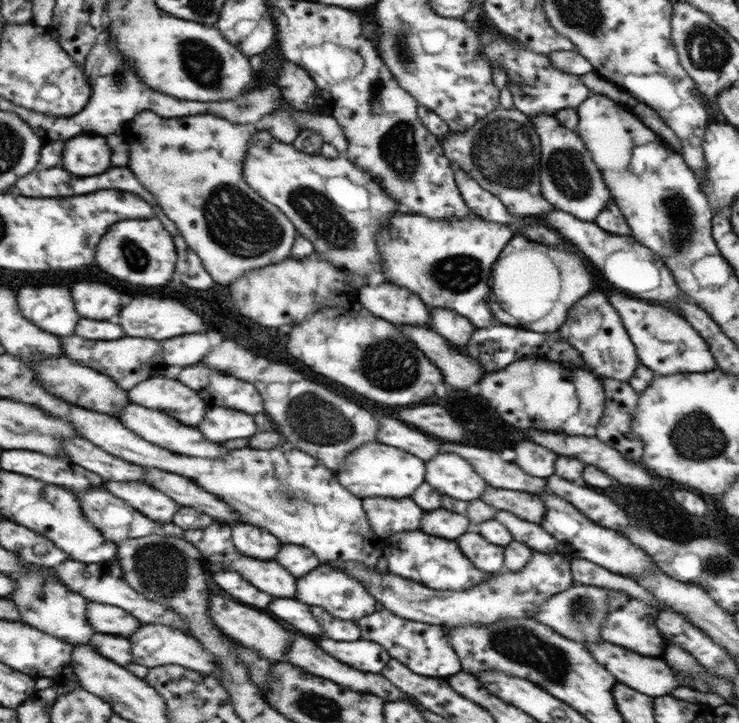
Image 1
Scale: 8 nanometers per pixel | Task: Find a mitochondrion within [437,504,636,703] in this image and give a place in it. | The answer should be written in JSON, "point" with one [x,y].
{"point":[517,644]}

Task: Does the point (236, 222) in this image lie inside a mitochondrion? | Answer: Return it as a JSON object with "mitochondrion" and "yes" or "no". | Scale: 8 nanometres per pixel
{"mitochondrion":"yes"}

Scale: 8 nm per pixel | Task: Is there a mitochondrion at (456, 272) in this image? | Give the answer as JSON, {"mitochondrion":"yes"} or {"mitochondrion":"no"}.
{"mitochondrion":"yes"}

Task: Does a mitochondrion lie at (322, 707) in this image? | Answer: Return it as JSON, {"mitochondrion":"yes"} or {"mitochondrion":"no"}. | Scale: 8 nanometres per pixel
{"mitochondrion":"yes"}

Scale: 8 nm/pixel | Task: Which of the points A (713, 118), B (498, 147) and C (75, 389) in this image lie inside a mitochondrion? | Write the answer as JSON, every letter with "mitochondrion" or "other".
{"A":"other","B":"mitochondrion","C":"mitochondrion"}

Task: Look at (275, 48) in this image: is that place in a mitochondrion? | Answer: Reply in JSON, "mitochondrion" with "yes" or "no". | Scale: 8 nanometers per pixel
{"mitochondrion":"no"}

